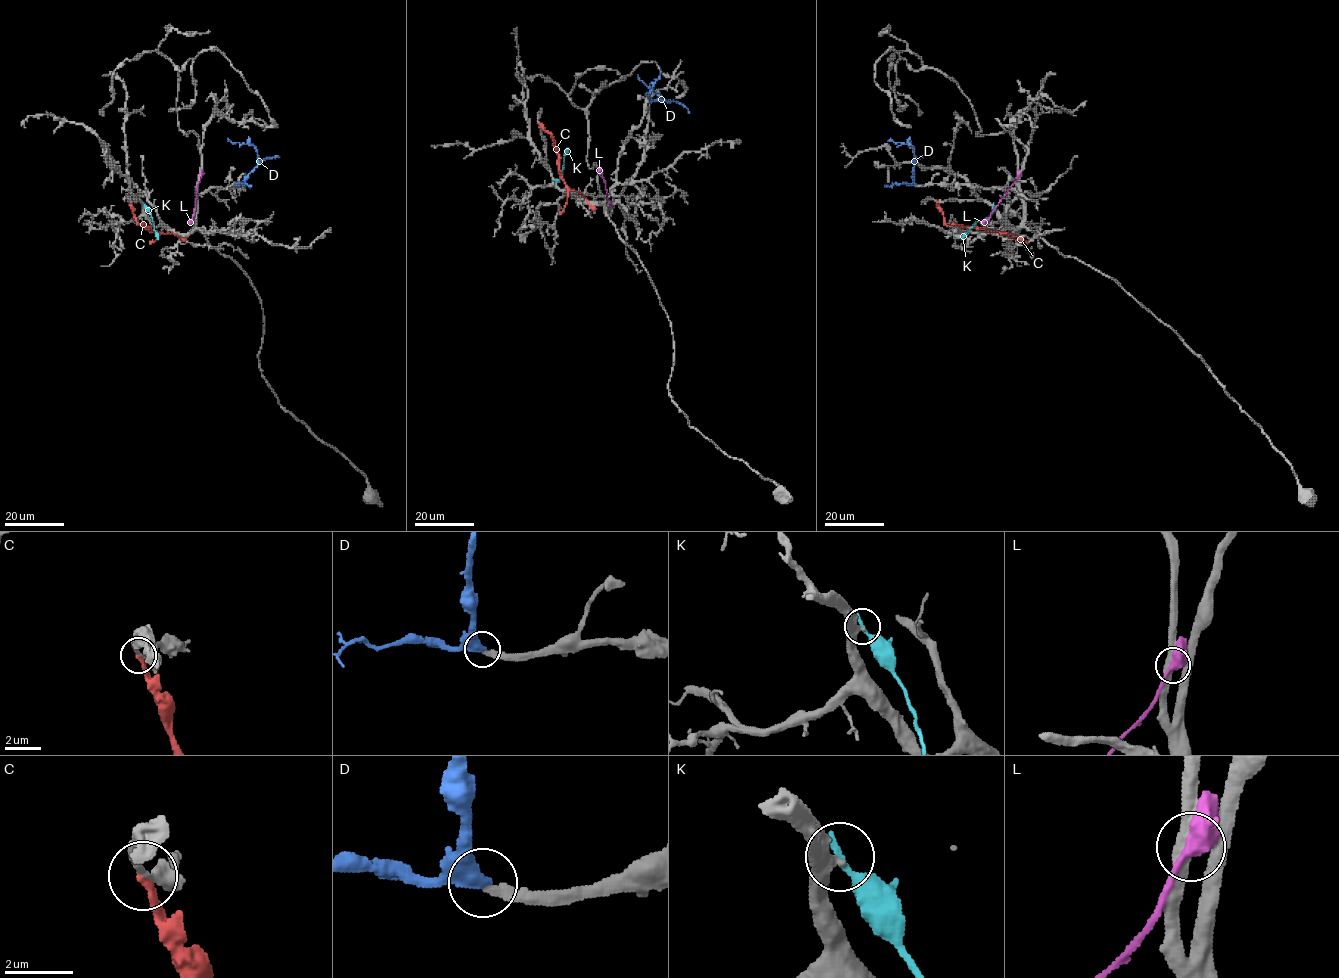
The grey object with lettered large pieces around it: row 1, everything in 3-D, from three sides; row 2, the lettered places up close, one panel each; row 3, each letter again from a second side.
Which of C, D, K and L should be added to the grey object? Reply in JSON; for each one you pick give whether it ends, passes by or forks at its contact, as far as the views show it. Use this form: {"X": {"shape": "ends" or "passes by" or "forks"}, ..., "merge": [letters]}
{"D": {"shape": "passes by"}, "merge": ["D"]}

